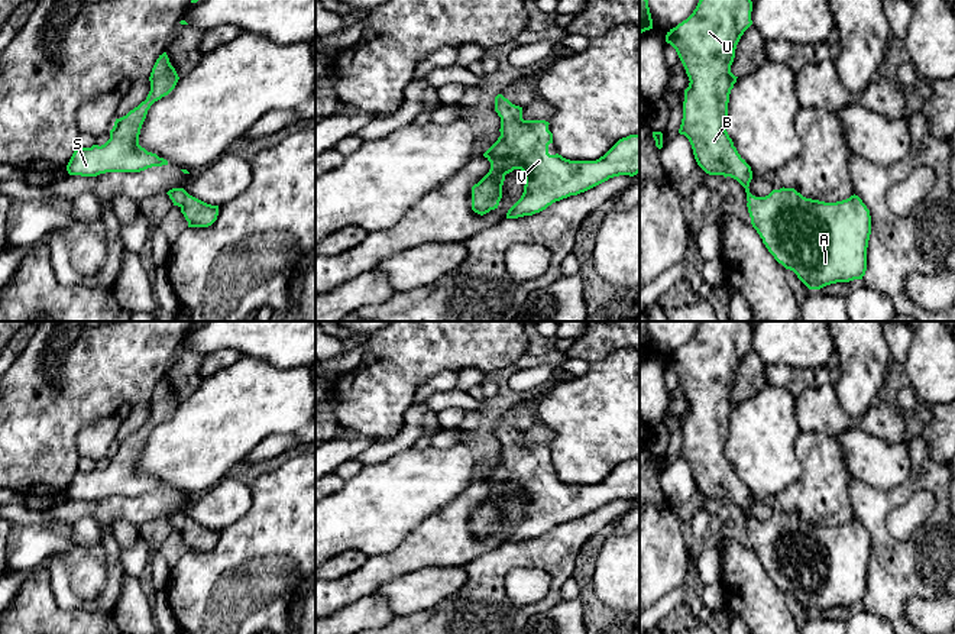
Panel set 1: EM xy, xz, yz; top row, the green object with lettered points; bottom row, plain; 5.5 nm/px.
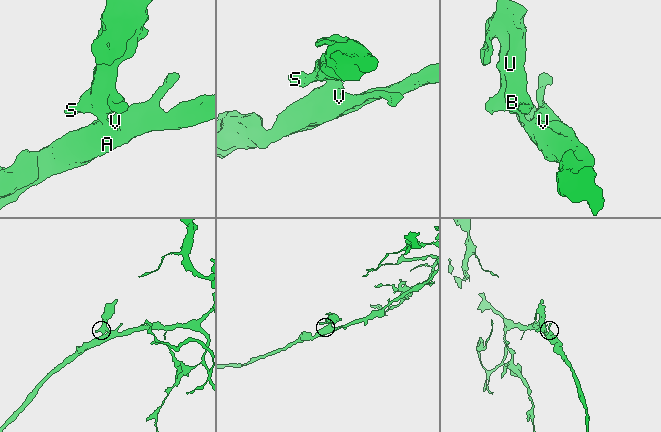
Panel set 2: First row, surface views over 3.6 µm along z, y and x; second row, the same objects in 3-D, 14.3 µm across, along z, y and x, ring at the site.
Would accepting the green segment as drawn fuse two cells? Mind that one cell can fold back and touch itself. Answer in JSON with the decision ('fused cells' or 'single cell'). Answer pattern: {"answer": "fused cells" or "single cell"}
{"answer": "single cell"}

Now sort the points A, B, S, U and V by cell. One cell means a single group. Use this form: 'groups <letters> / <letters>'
groups A B S U V

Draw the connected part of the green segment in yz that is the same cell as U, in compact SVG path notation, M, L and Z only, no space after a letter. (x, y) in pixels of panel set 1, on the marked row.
M699 0L693 13L667 32L666 42L676 49L690 81L684 90L679 133L689 139L695 159L706 174L731 177L745 188L752 227L774 259L793 271L809 289L862 279L867 271L871 216L858 195L825 203L784 187L765 197L750 193L751 166L734 146L725 120L729 94L738 78L731 72L731 65L741 36L752 25L751 12L751 0Z

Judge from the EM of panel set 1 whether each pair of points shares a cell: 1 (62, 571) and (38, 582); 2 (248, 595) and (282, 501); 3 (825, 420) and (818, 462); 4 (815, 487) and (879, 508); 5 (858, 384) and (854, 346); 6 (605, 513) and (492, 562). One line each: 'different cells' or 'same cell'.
1: different cells
2: same cell
3: different cells
4: different cells
5: same cell
6: same cell

